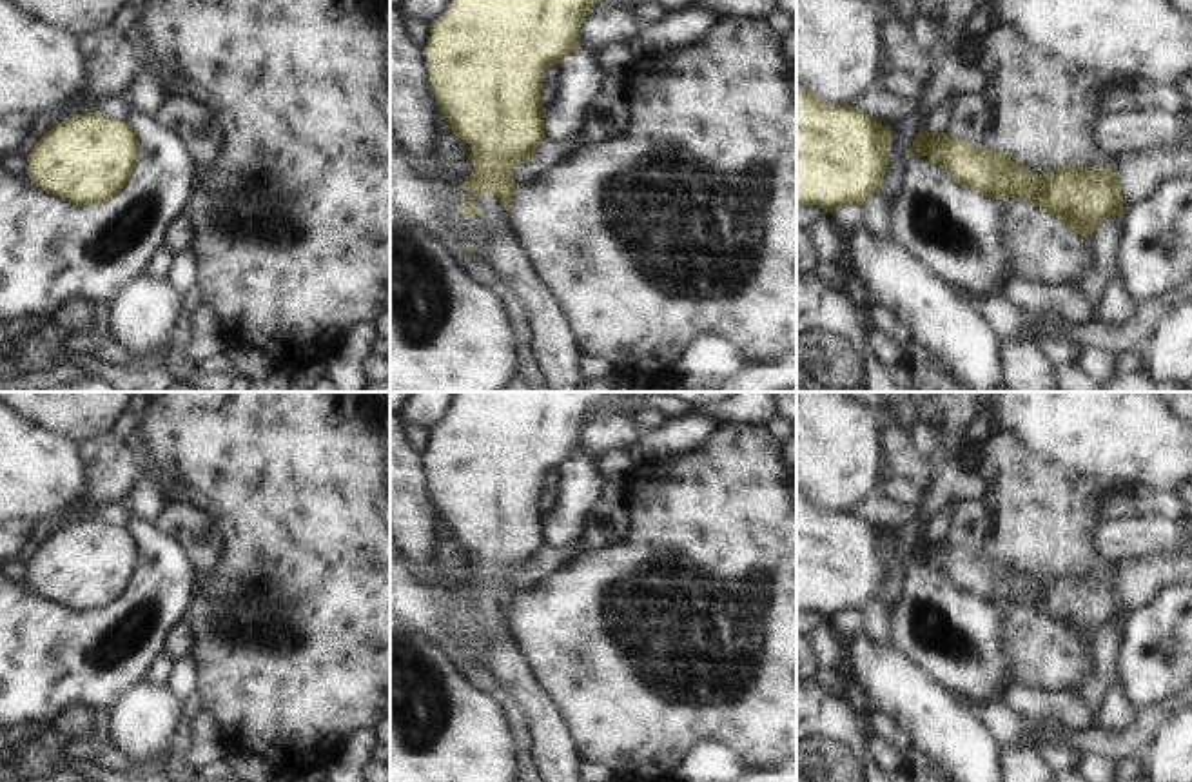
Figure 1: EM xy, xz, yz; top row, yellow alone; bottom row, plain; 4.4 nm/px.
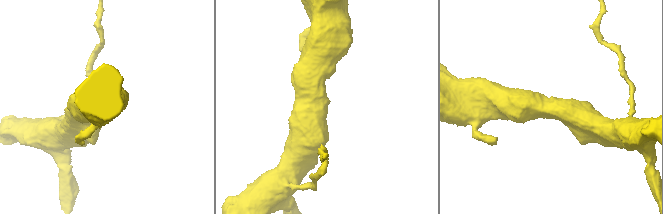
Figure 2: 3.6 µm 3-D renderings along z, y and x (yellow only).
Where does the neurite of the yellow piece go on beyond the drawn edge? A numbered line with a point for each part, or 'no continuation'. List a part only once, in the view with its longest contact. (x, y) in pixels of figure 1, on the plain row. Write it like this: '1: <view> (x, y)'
no continuation

